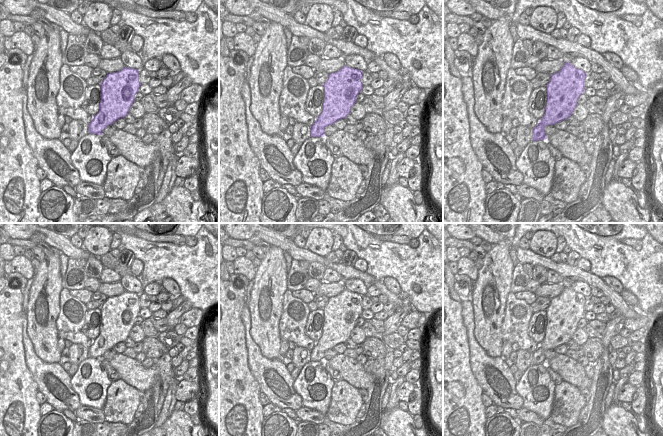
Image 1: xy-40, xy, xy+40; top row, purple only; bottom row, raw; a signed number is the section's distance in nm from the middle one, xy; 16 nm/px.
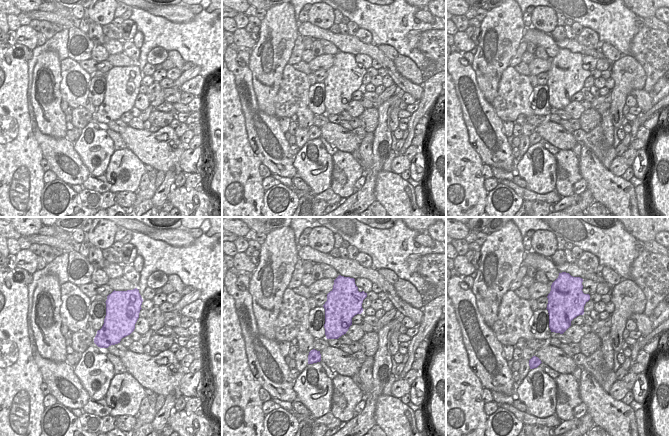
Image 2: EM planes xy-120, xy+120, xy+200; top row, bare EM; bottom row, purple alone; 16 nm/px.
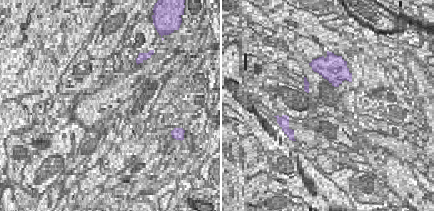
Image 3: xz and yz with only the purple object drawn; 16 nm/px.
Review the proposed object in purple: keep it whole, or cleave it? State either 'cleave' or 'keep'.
keep

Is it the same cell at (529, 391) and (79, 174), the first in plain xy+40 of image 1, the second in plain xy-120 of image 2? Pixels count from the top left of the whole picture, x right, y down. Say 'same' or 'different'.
different

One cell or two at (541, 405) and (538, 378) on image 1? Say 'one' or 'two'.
one

